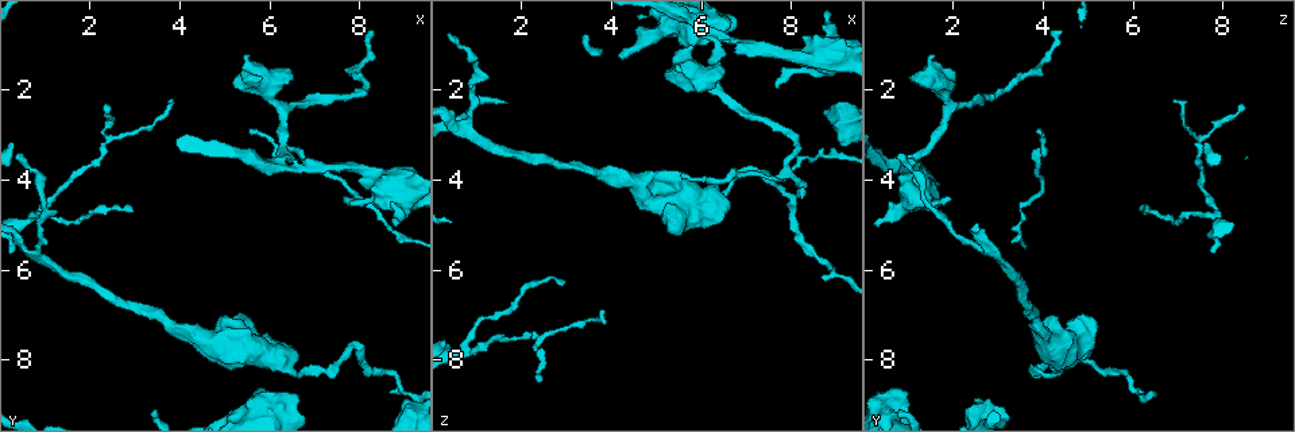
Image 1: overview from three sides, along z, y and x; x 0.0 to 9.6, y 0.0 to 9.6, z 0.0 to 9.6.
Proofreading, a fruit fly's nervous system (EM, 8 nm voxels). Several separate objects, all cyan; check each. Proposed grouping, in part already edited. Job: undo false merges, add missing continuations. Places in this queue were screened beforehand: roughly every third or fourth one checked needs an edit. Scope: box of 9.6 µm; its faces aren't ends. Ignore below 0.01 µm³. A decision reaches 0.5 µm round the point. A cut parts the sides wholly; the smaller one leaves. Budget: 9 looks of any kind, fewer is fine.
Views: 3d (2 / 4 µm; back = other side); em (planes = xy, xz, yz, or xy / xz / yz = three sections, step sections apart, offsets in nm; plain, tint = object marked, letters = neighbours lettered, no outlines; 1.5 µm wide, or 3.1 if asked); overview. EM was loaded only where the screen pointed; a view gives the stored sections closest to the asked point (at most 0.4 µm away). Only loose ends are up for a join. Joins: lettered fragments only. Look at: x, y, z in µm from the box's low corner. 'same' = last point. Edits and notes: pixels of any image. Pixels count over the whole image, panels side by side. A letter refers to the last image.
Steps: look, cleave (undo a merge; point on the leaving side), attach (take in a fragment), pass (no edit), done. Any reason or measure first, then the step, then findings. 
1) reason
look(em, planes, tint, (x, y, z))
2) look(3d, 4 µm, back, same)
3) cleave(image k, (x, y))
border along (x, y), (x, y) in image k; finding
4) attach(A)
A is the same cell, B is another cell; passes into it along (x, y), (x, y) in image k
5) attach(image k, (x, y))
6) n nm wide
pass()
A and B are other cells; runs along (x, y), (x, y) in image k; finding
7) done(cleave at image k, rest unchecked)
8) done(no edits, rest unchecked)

branch stops here
look(3d, 4 µm, (5.20, 7.20, 5.10))

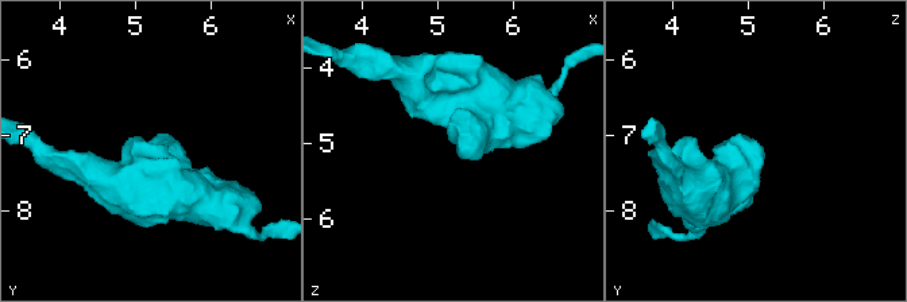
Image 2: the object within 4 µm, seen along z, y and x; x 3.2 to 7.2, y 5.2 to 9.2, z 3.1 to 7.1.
look(em, planes, letters, (5.25, 7.20, 5.10))

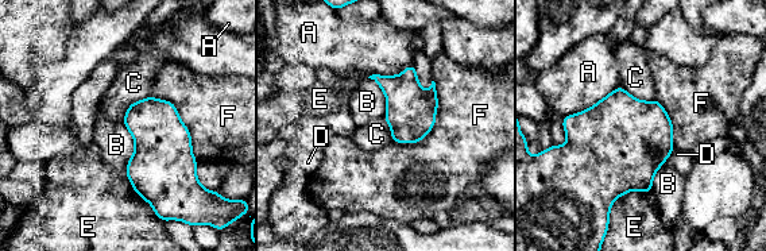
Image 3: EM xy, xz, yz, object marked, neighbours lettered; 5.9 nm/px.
F touches over 440 nm
pass()
A, B, C, D, E and F are other cells; border along (150, 95), (135, 100), (122, 120) in image 3; no lettered fragment goes on from it

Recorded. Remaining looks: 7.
an open end
look(em, planes, tint, (5.60, 2.85, 3.85))

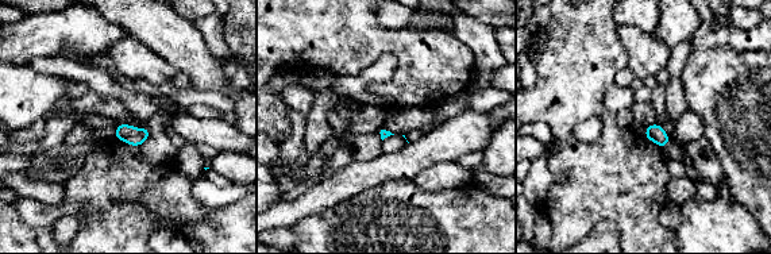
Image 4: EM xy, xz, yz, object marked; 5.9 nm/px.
what lies round it
look(em, planes, letters, same)

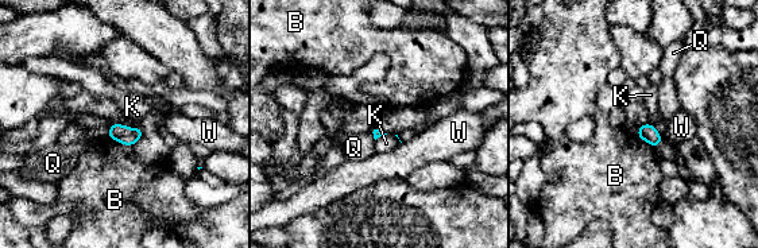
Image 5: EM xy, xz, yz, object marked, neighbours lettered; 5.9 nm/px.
pass()
B, K, Q and W are other cells; border along (649, 121), (662, 140) in image 5; no lettered fragment goes on from it

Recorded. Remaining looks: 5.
abrupt turn
look(em, planes, tint, (8.05, 2.00, 3.05))

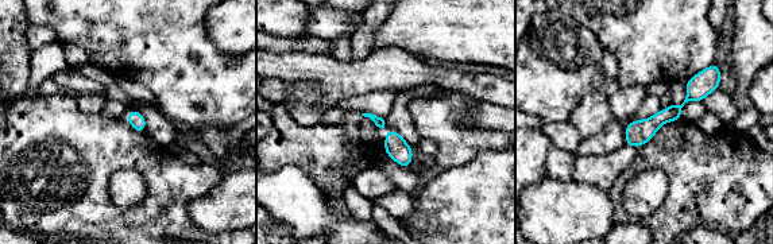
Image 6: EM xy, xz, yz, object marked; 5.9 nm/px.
see the neighbours
look(em, planes, letters, same)

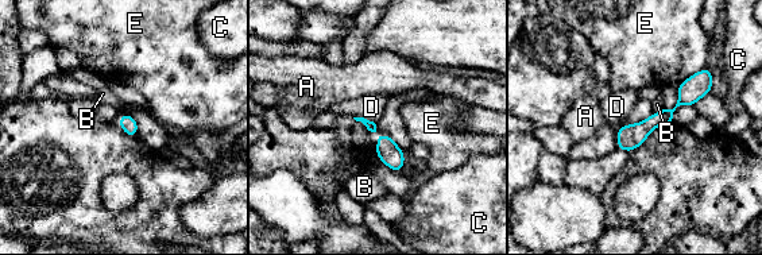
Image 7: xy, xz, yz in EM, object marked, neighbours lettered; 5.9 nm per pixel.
E touches over 200 nm
pass()
A, B, C, D and E are other cells; all the same cell

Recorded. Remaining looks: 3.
tapers out
look(3d, 2 µm, (7.65, 4.35, 1.90))

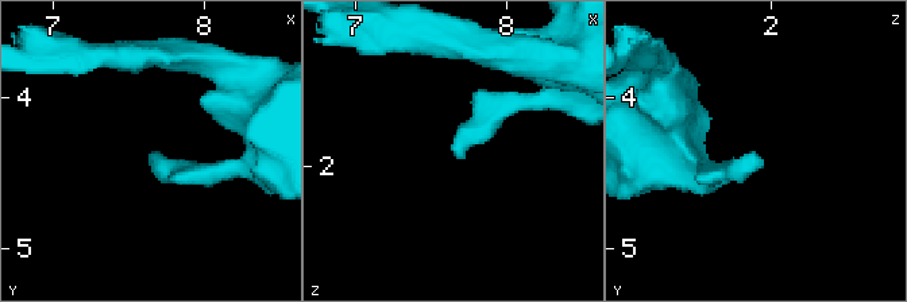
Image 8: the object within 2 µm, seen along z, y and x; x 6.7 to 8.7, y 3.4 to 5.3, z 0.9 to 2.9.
look(em, xz, step 4, tint, (7.66, 4.40, 1.94))

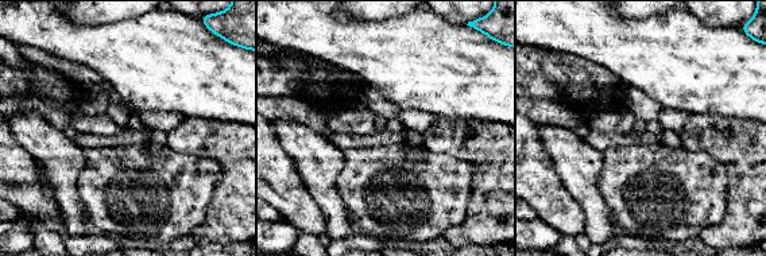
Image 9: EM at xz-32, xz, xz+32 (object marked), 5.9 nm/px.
look(em, planes, letters, same)

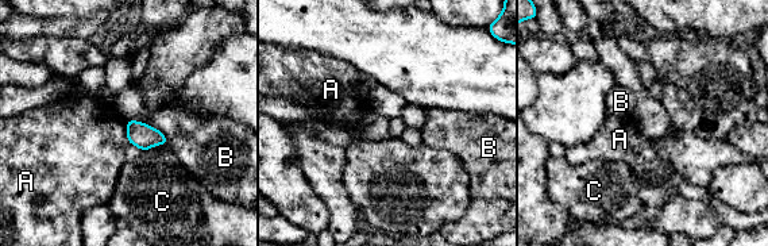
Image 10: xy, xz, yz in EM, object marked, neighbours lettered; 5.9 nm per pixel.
150 nm wide
pass()
A, B and C are other cells; border along (124, 122), (128, 142) in image 10; none of them fits

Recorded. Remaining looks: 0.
done(no edits, rest unchecked)

